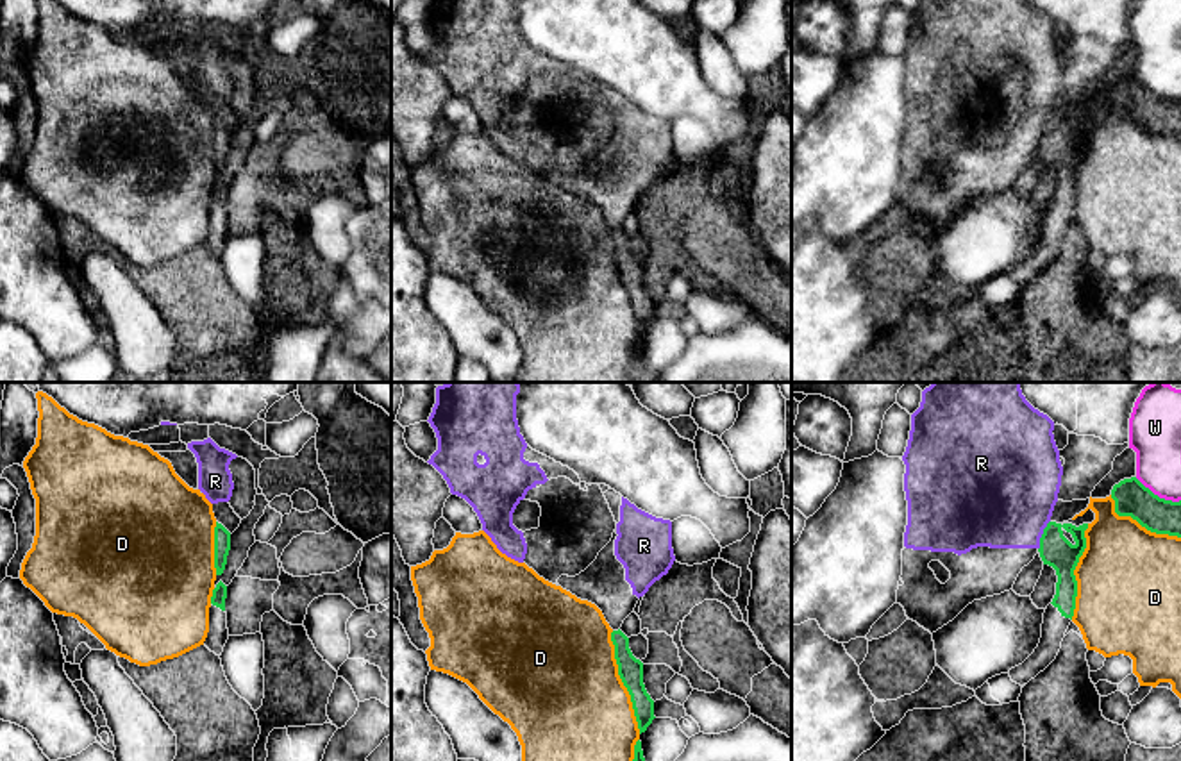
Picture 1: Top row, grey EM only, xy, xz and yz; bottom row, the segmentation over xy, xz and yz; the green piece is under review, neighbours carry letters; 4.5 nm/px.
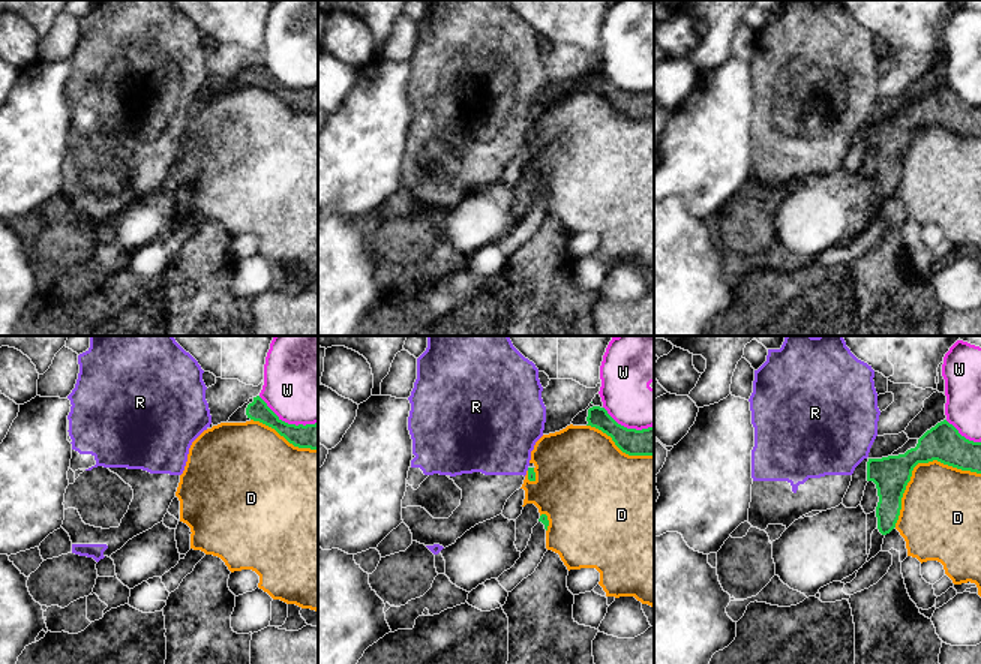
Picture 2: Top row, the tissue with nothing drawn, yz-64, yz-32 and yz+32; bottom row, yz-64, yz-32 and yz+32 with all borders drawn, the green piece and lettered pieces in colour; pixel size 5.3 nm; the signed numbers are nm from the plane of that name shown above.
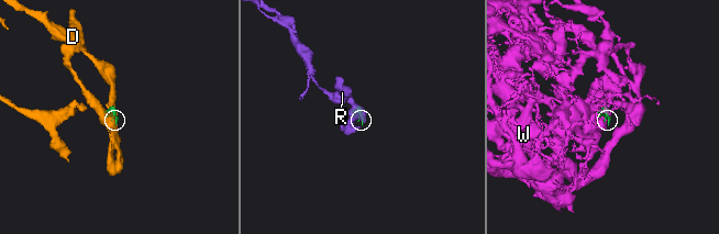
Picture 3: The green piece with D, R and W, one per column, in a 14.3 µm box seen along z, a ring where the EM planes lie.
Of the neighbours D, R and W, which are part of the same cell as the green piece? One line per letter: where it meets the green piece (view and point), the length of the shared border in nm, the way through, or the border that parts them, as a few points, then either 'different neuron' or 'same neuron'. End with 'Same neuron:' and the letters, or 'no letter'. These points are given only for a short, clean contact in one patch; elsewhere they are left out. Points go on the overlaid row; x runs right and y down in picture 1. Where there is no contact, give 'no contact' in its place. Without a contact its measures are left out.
D: xz (622, 681) | 480 nm | different neuron
R: yz (1042, 535) | 140 nm | along yz (1049, 520), (1038, 549) | different neuron
W: yz (1156, 495) | 240 nm | different neuron
Same neuron: no letter

